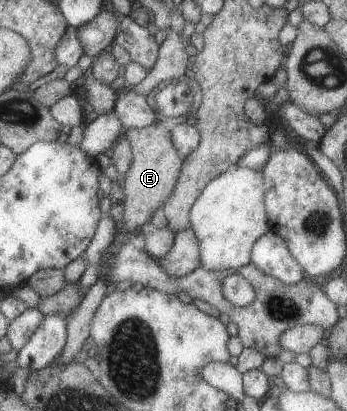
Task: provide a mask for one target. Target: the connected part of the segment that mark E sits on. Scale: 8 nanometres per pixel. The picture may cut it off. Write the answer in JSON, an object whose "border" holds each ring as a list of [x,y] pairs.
{"border":[[[163,119],[156,120],[153,125],[143,129],[126,129],[123,137],[129,142],[132,153],[129,171],[123,177],[122,186],[124,199],[121,204],[121,219],[124,232],[138,229],[143,223],[150,221],[153,212],[169,199],[183,161],[171,143],[168,124]]]}

